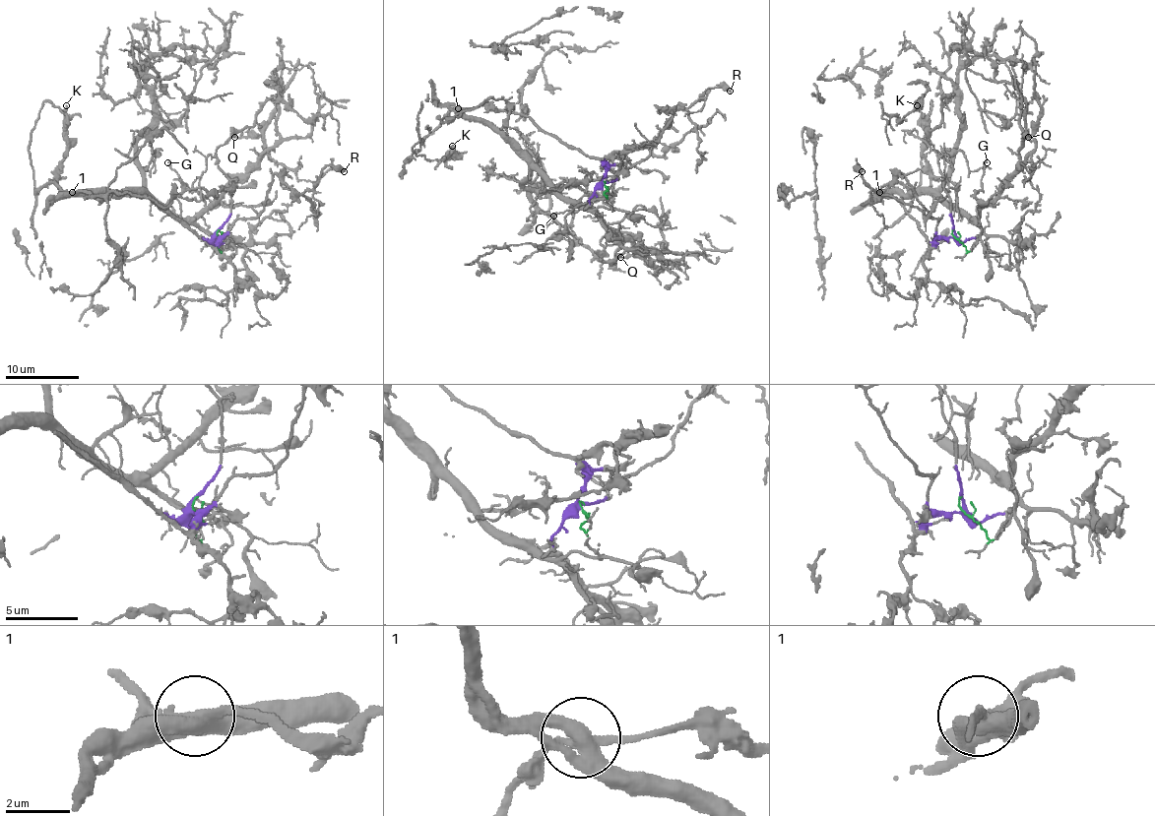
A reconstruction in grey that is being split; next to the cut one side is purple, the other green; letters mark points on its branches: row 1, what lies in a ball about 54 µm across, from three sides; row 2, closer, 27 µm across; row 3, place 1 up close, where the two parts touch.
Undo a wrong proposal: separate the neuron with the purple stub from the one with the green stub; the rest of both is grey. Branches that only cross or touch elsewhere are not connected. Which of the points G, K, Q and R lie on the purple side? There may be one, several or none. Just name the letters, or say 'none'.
K, R

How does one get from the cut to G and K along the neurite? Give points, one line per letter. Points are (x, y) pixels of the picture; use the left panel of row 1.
G: (217, 234), (221, 251), (224, 236), (210, 236), (195, 221), (204, 199), (167, 162)
K: (215, 234), (214, 247), (147, 197), (35, 188), (28, 146), (40, 107), (51, 101), (66, 118), (66, 105)

